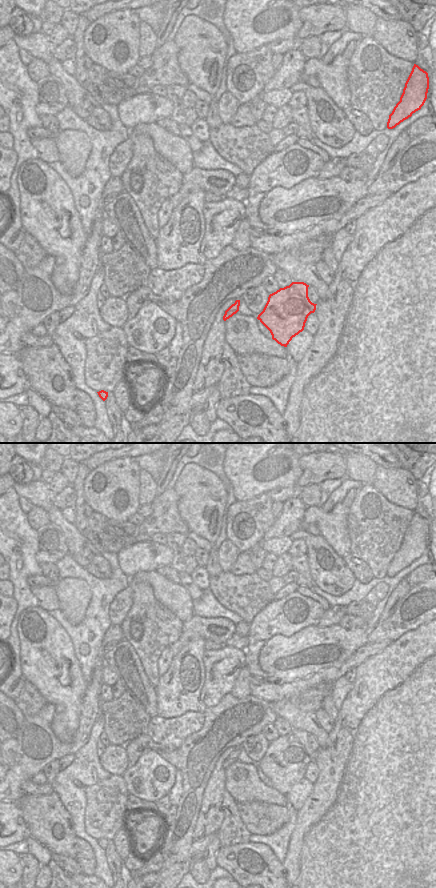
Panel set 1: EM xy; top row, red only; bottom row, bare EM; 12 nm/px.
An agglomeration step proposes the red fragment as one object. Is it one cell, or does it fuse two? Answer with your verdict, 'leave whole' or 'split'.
split

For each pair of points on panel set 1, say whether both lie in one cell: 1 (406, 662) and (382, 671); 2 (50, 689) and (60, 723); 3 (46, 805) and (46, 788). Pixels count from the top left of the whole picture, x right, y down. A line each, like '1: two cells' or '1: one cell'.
1: one cell
2: one cell
3: two cells

